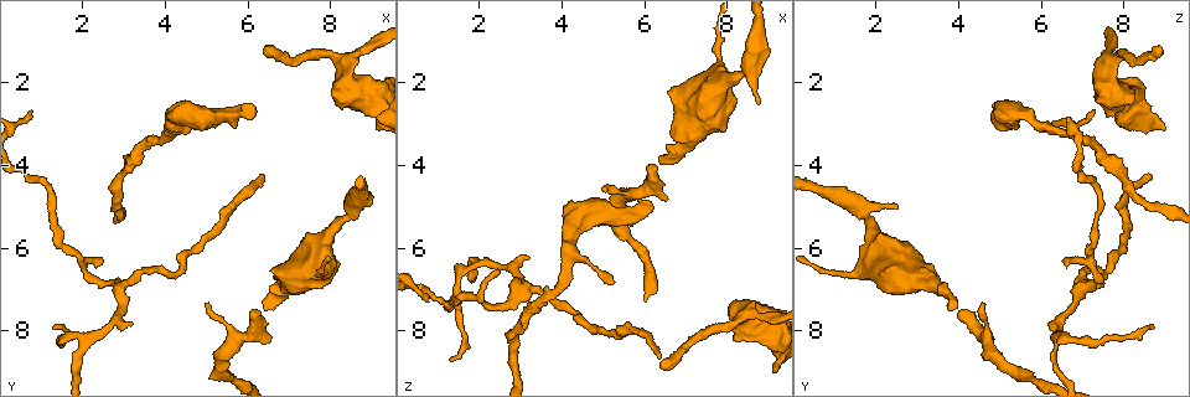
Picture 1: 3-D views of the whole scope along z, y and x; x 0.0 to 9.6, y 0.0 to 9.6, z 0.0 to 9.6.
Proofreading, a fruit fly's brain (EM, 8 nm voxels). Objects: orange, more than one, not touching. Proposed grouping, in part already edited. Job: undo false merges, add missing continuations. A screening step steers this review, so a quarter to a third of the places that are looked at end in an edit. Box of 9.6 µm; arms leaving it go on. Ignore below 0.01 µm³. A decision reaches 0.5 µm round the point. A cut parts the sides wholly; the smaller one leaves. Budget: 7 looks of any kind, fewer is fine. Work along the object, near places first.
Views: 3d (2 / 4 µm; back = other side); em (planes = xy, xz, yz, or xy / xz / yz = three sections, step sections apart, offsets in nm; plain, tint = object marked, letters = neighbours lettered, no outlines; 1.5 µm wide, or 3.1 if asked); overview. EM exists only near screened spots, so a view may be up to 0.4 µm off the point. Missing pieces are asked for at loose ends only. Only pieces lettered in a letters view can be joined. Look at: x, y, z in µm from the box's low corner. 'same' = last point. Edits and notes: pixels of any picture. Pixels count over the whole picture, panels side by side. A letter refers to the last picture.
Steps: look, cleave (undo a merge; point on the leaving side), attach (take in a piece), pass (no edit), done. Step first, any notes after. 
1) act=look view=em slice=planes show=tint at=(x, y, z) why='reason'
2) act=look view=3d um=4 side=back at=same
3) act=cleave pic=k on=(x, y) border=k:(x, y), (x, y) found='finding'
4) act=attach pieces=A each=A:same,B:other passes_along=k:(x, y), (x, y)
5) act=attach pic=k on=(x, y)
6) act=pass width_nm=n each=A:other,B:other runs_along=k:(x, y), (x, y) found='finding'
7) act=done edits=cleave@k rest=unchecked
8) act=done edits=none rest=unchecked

act=look view=em slice=yz step=8 show=letters at=(6.50, 1.20, 8.95) why='branch stops here'

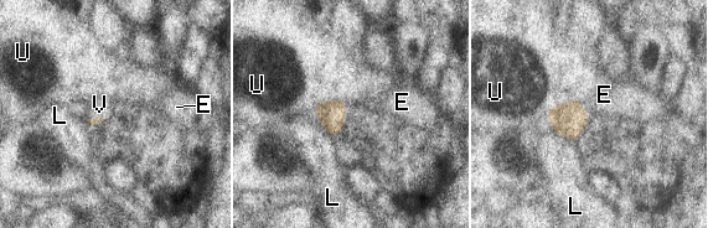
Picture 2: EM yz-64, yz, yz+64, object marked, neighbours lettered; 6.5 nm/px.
act=look view=em slice=planes show=letters at=same

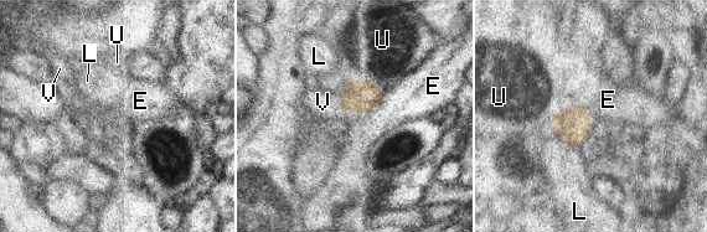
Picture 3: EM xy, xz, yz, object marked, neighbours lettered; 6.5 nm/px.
act=attach pieces=V each=E:other,L:other,U:other,V:same passes_along=3:(359, 94), (340, 98), (323, 102) found='the cell continues'

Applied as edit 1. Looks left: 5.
act=look view=3d um=4 at=(3.15, 7.75, 6.15) why='free end'

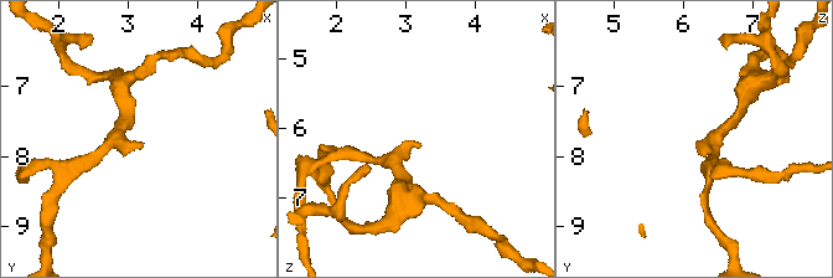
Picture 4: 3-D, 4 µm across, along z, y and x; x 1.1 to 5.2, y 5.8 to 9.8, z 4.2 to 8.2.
act=look view=em slice=planes show=letters at=(3.20, 7.80, 6.25) arm_widths_nm=170,190 why='now the EM'

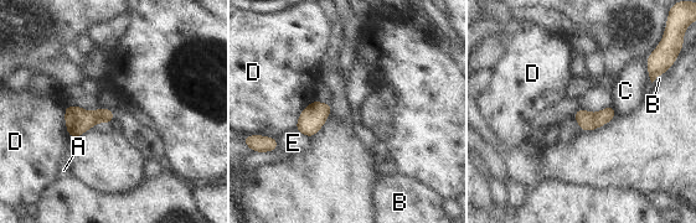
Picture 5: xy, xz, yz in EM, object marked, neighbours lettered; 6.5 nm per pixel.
act=pass width_nm=110 longest_contact=D:220nm each=A:other,B:other,C:other,D:other,E:other found='none of them fits'

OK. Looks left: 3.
act=look view=em slice=xz step=8 show=letters at=(6.40, 7.55, 3.85) why='free end'

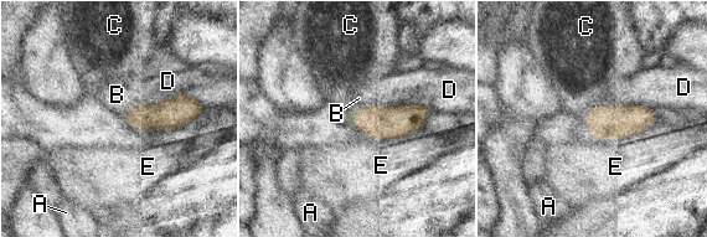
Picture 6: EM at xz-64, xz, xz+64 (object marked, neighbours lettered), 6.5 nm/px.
act=look view=em slice=planes show=letters at=same

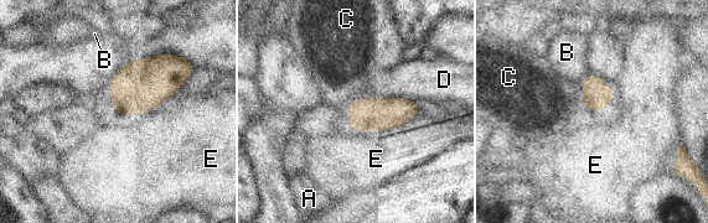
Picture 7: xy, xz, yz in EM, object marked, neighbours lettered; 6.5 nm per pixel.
act=pass width_nm=140 longest_contact=D:320nm each=A:other,B:other,C:other,D:other,E:other found='none of them fits'

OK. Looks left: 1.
act=done edits=attach@3 rest=unchecked

